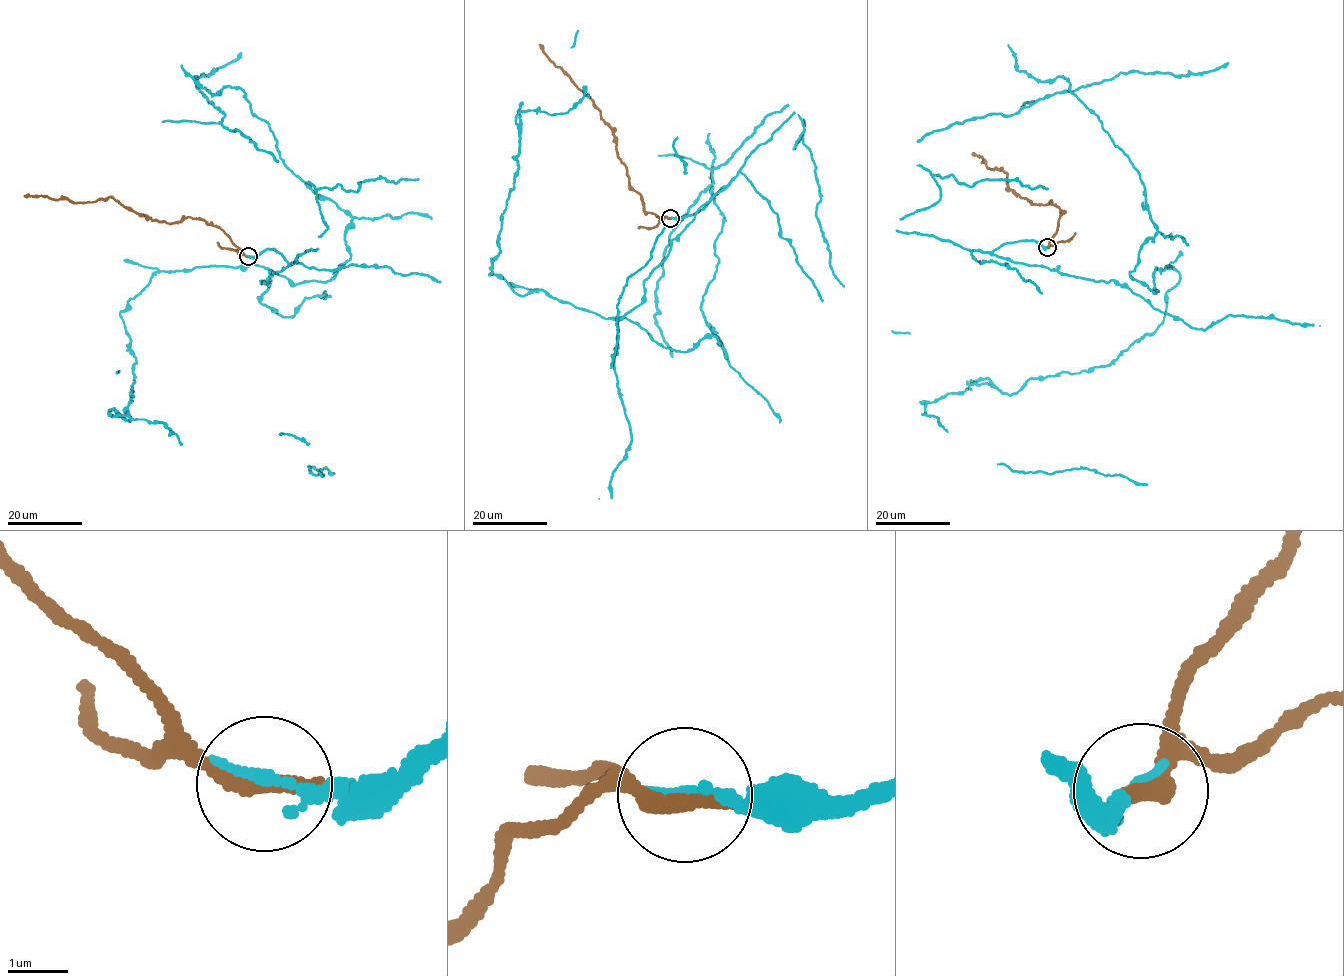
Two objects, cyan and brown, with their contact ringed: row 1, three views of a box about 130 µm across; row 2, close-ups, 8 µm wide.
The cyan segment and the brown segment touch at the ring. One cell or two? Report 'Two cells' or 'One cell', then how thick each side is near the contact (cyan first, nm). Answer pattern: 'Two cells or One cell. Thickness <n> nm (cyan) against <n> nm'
One cell. Thickness 240 nm (cyan) against 360 nm

